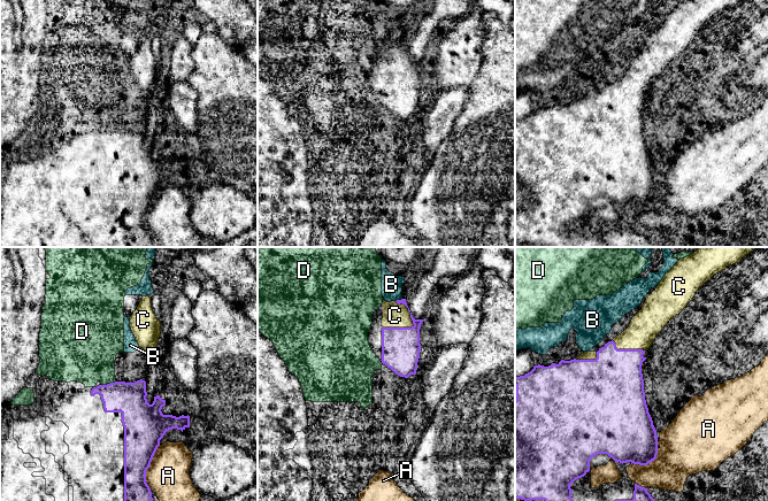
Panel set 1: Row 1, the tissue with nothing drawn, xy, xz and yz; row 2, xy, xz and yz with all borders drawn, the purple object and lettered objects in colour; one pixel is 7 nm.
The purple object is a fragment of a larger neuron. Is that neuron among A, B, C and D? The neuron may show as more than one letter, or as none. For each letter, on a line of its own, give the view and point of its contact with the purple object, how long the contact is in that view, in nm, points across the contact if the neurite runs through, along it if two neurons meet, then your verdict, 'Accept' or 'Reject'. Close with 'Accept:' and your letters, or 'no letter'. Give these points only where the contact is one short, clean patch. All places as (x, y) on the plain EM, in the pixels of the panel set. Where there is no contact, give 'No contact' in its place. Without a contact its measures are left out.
A: Touches purple at xy (148, 209). Shared border 320 nm. Reject
B: Touches purple at xz (398, 43). Shared border 50 nm. Reject
C: Touches purple at xz (406, 70). Shared border 240 nm. Accept
D: Touches purple at xy (108, 126). Shared border 110 nm. Reject
Accept: C

